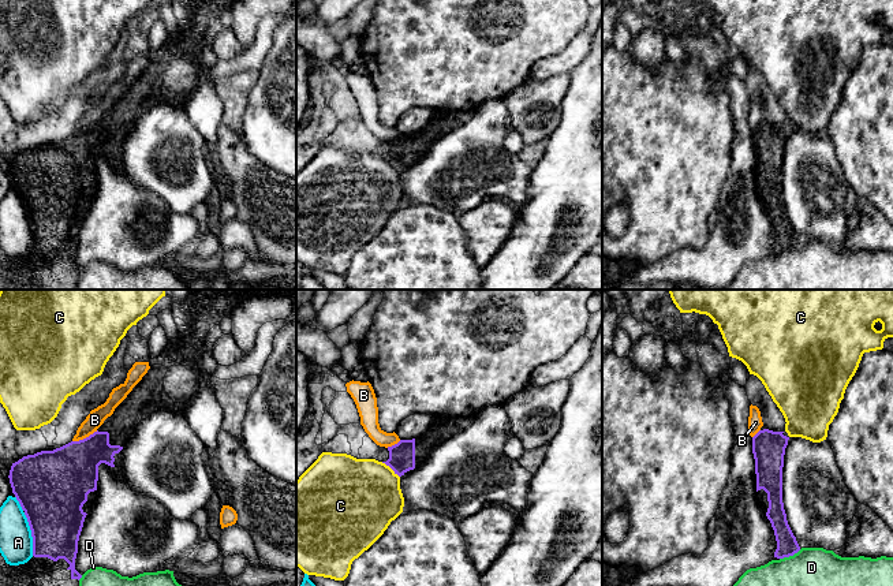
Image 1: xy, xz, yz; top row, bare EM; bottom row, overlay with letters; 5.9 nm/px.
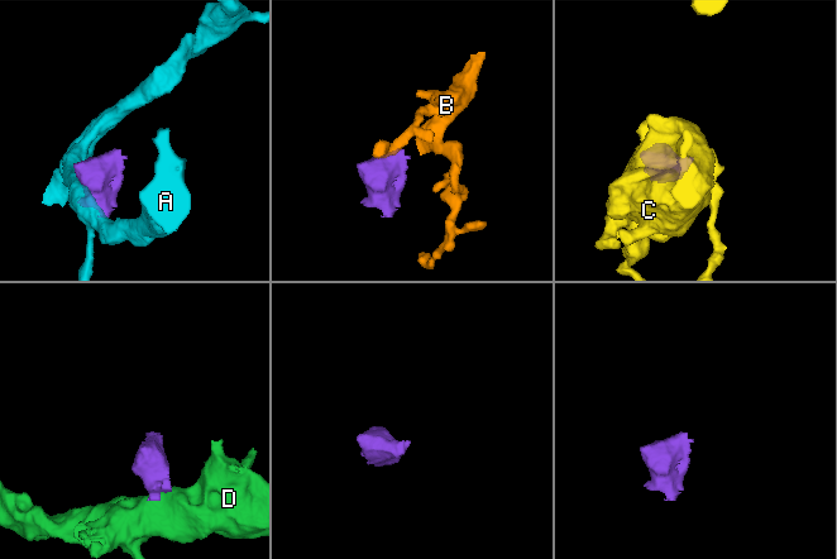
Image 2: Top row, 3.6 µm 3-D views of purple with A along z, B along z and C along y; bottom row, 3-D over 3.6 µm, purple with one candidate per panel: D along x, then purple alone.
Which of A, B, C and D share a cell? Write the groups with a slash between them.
A / B / C / D

